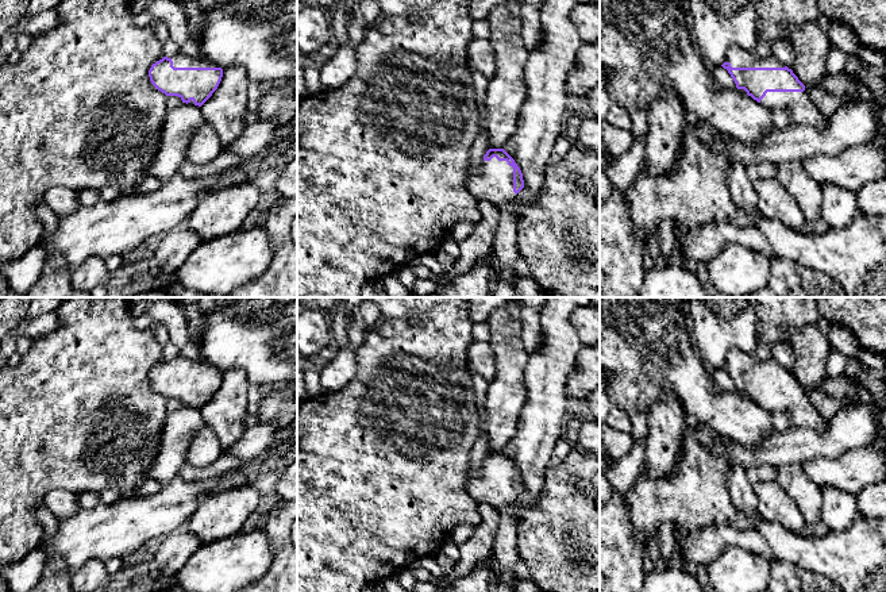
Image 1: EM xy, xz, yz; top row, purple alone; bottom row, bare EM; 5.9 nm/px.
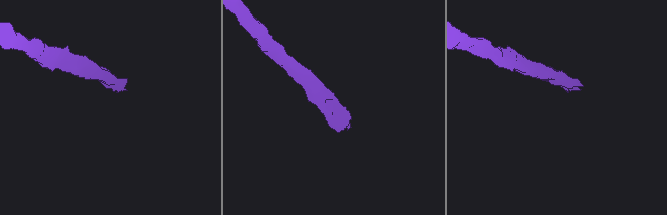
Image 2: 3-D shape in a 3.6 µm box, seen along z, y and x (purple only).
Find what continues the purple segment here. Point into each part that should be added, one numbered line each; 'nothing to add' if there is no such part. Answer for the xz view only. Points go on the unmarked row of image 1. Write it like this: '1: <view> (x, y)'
1: xz (494, 484)

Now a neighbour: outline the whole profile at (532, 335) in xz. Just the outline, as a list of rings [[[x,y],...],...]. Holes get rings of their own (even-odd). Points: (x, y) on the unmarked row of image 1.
[[[519,297],[519,300],[521,338],[525,350],[531,354],[543,343],[544,334],[540,323],[540,312],[546,297]]]

